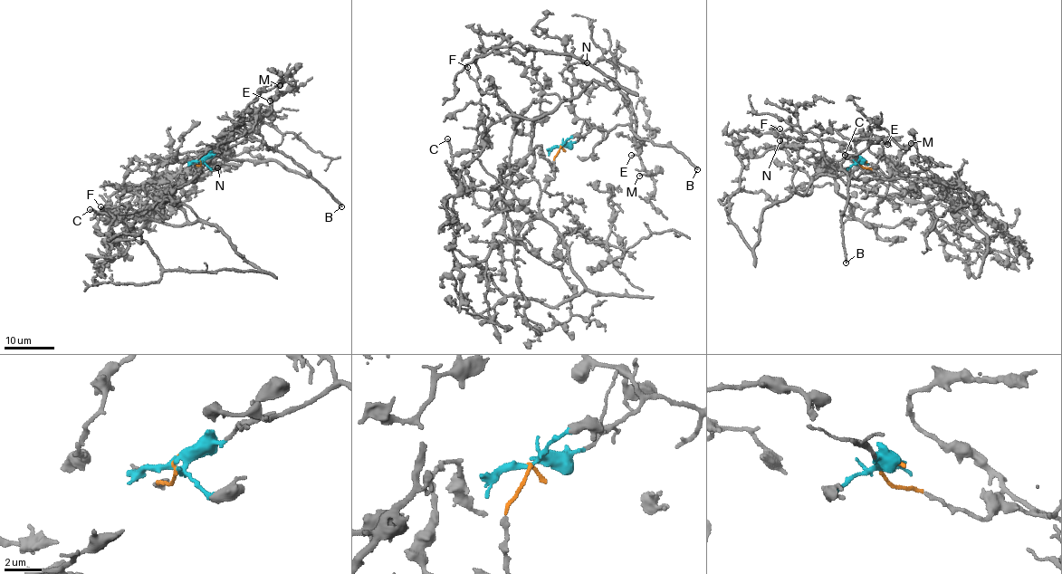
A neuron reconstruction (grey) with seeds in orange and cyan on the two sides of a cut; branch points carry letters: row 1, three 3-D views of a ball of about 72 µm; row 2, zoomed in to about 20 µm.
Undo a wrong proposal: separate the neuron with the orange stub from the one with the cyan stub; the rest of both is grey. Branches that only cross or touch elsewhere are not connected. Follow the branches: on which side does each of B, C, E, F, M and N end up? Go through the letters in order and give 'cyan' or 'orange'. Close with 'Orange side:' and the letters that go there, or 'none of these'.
B: cyan
C: orange
E: cyan
F: orange
M: cyan
N: cyan
Orange side: C, F

